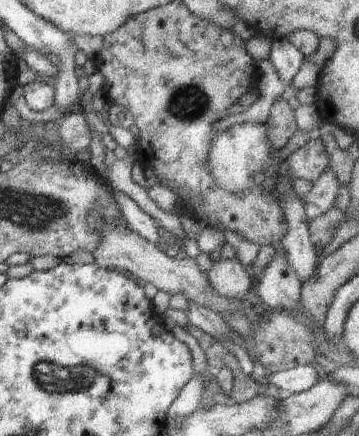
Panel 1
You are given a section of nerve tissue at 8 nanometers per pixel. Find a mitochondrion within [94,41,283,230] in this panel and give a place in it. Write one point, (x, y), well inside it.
(188, 102)

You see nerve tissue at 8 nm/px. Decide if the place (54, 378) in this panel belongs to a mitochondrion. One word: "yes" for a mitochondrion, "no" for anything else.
yes

